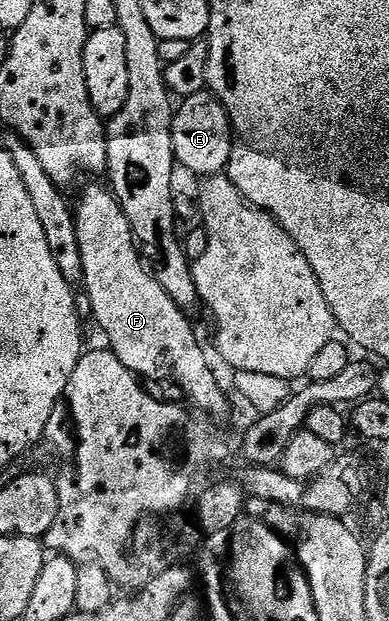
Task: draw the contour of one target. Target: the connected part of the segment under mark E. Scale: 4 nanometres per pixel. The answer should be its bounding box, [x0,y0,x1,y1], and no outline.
[172,91,234,178]

